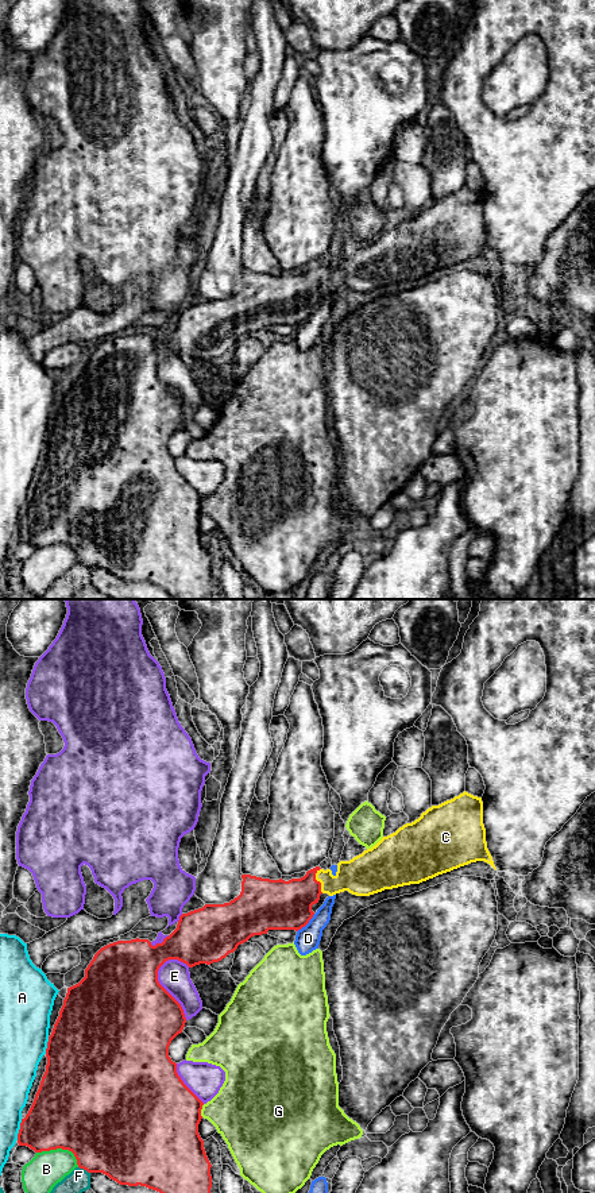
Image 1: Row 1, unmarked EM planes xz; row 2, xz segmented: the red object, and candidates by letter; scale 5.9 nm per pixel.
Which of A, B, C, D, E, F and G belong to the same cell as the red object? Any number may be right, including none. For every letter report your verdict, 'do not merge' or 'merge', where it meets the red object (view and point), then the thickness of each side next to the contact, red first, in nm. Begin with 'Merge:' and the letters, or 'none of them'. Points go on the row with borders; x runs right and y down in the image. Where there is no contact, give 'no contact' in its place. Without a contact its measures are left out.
Merge: C
A: do not merge | xz (19, 1130) | 360/180 nm
B: do not merge | xz (61, 1147) | 500/220 nm
C: merge | xz (316, 880) | 280/220 nm
D: do not merge | xz (306, 923) | 300/150 nm
E: do not merge | xz (165, 989) | 500/180 nm
F: do not merge | xz (84, 1169) | 460/140 nm
G: do not merge | xz (200, 1111) | 480/360 nm

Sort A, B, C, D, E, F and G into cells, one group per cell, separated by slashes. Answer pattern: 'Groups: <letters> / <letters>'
Groups: A / B / C / D / E / F / G

